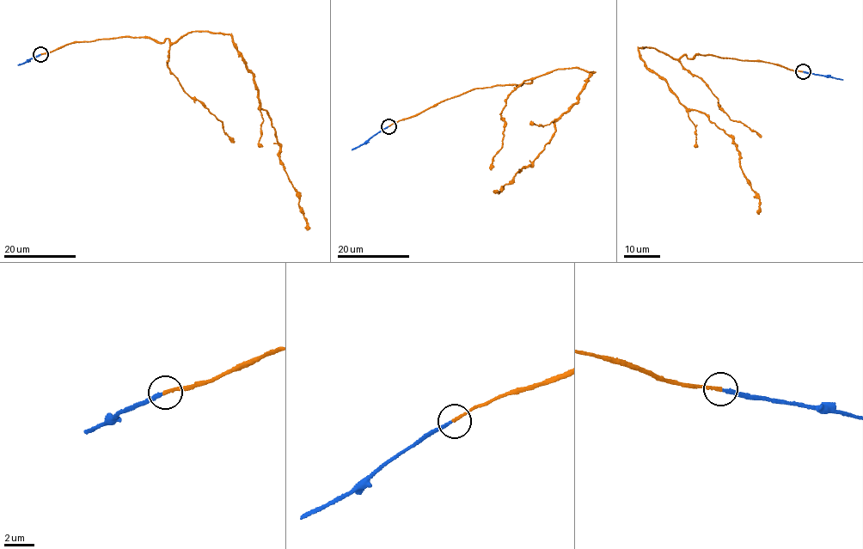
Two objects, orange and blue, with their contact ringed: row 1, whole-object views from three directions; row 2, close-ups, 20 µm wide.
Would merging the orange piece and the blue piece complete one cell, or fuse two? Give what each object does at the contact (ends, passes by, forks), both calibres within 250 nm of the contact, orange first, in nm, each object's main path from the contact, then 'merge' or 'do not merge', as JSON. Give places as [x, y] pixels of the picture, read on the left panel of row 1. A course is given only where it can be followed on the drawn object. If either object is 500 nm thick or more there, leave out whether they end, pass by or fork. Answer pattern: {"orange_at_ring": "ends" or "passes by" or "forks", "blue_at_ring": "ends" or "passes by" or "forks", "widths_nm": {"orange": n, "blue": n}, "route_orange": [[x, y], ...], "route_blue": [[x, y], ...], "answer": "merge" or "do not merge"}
{"orange_at_ring": "ends", "blue_at_ring": "ends", "widths_nm": {"orange": 190, "blue": 180}, "route_orange": [[41, 54], [107, 39], [147, 36], [170, 42], [191, 32], [229, 34], [276, 131], [280, 163], [306, 229]], "route_blue": [[40, 54], [18, 65]], "answer": "merge"}

